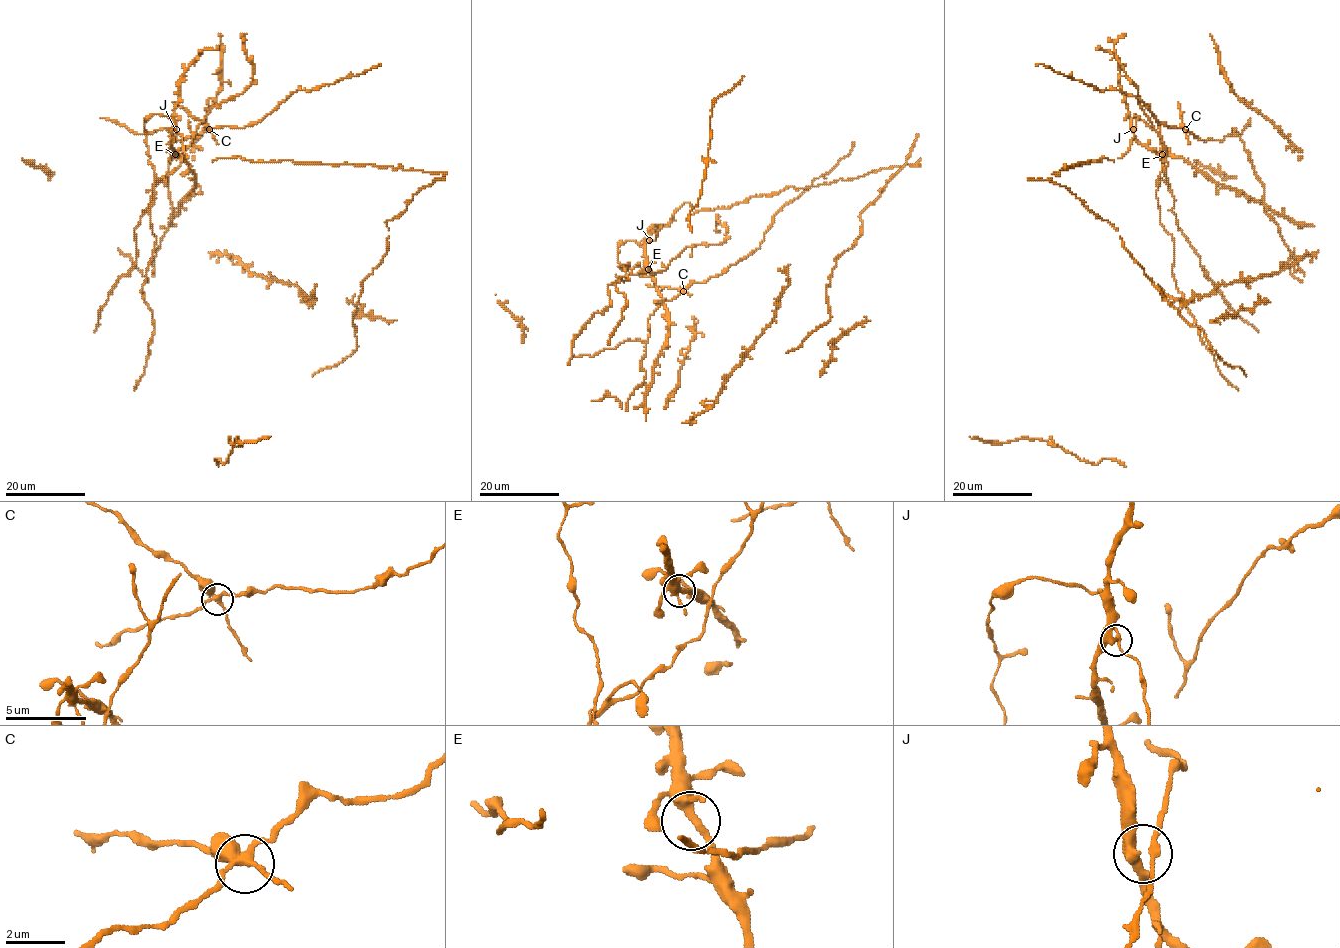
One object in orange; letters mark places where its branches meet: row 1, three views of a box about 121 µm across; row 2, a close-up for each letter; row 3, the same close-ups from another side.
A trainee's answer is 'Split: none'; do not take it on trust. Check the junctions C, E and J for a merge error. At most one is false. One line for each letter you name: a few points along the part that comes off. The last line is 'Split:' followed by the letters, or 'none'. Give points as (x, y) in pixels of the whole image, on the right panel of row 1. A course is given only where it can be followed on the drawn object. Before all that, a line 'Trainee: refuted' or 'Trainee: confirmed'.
Trainee: refuted
C: foreign part runs (1184, 129), (1178, 101)
Split: C

